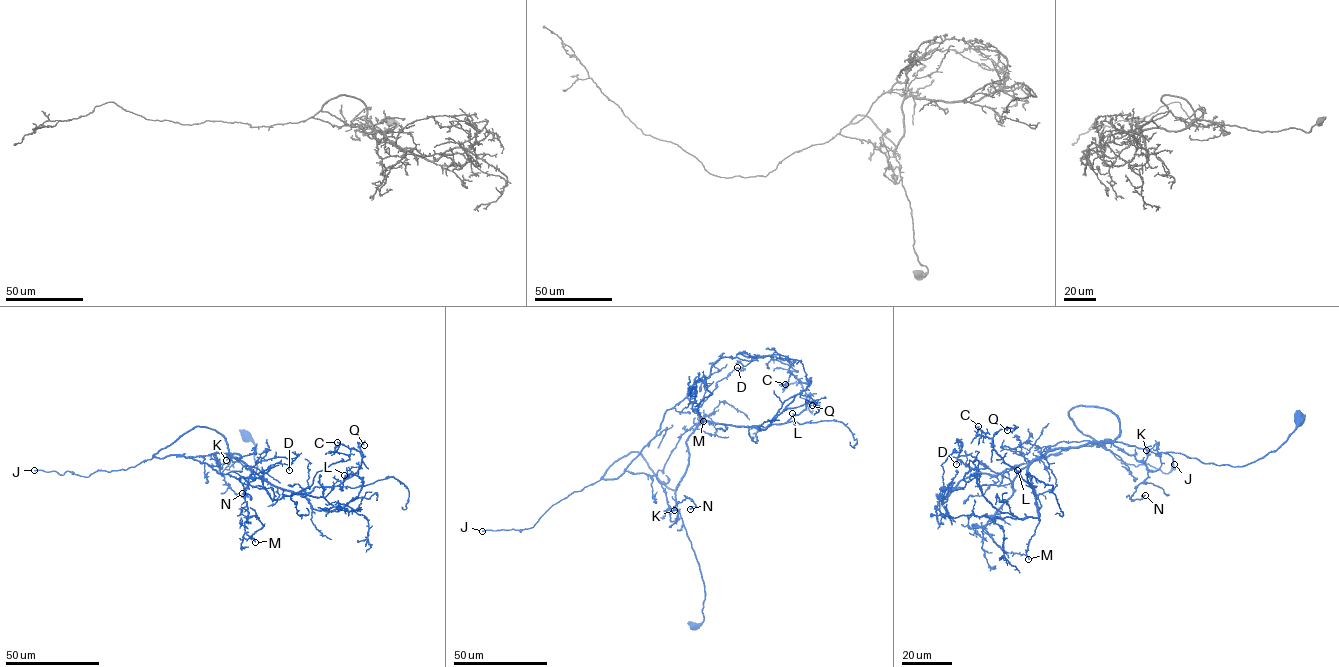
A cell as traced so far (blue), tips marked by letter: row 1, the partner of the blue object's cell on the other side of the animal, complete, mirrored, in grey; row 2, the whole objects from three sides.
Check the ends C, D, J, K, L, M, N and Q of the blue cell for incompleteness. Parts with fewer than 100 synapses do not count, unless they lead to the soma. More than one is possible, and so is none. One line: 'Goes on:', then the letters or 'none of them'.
Goes on: J

